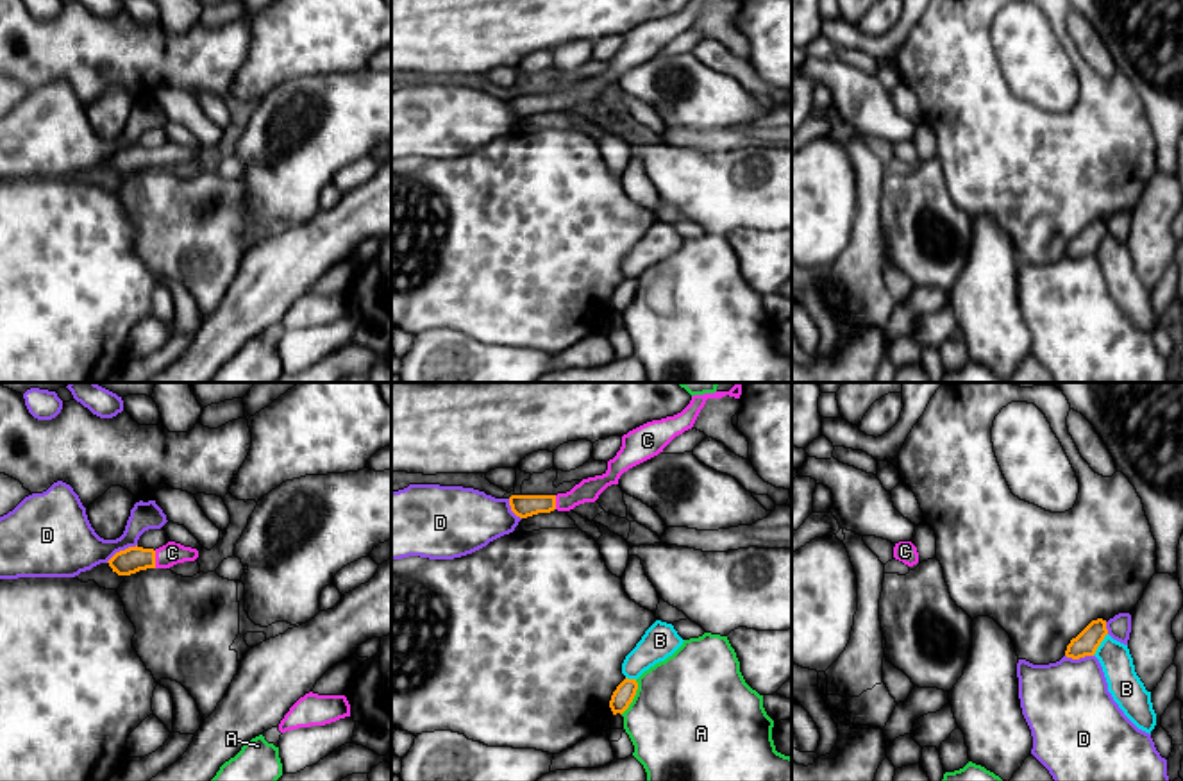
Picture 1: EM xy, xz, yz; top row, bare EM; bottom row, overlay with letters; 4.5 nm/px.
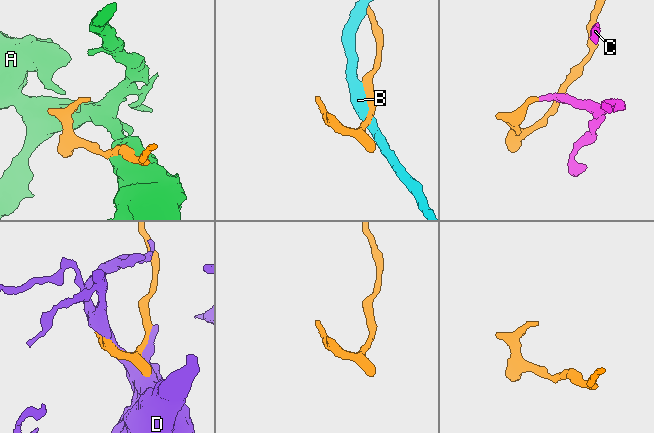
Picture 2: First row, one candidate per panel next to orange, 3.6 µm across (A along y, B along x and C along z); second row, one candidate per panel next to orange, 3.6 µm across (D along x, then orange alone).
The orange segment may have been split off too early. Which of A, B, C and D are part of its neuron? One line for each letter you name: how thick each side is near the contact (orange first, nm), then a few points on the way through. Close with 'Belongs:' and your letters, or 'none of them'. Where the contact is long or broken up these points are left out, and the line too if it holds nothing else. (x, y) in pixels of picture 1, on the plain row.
C: Thickness 120 nm (orange) against 100 nm. Path across: xy (127, 161), (154, 159), (172, 152)
Belongs: C

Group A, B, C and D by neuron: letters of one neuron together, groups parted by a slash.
A / B / C / D

